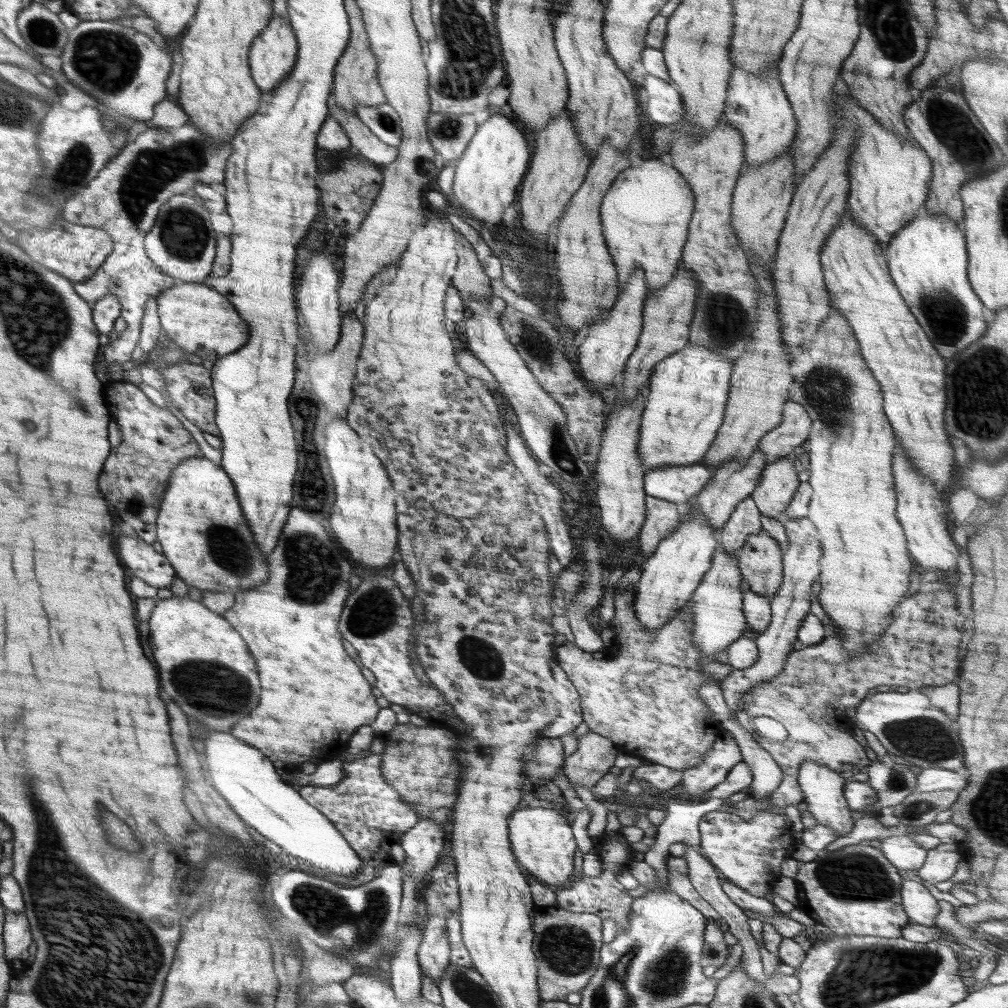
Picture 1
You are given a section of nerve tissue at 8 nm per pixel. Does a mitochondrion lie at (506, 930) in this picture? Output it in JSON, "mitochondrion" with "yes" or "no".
{"mitochondrion":"no"}

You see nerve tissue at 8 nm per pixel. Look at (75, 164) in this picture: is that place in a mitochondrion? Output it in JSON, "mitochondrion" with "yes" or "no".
{"mitochondrion":"yes"}

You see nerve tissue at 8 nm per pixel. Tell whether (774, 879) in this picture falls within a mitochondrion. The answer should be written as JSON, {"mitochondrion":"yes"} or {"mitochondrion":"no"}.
{"mitochondrion":"no"}

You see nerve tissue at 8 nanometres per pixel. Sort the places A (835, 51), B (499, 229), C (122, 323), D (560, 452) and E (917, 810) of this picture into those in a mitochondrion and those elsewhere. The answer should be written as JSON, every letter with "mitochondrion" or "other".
{"A":"other","B":"other","C":"other","D":"mitochondrion","E":"mitochondrion"}

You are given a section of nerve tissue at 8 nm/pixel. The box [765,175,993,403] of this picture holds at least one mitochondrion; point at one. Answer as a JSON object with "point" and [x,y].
{"point":[947,317]}

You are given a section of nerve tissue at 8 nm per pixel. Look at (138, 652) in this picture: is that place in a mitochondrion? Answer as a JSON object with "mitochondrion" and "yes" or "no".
{"mitochondrion":"no"}

